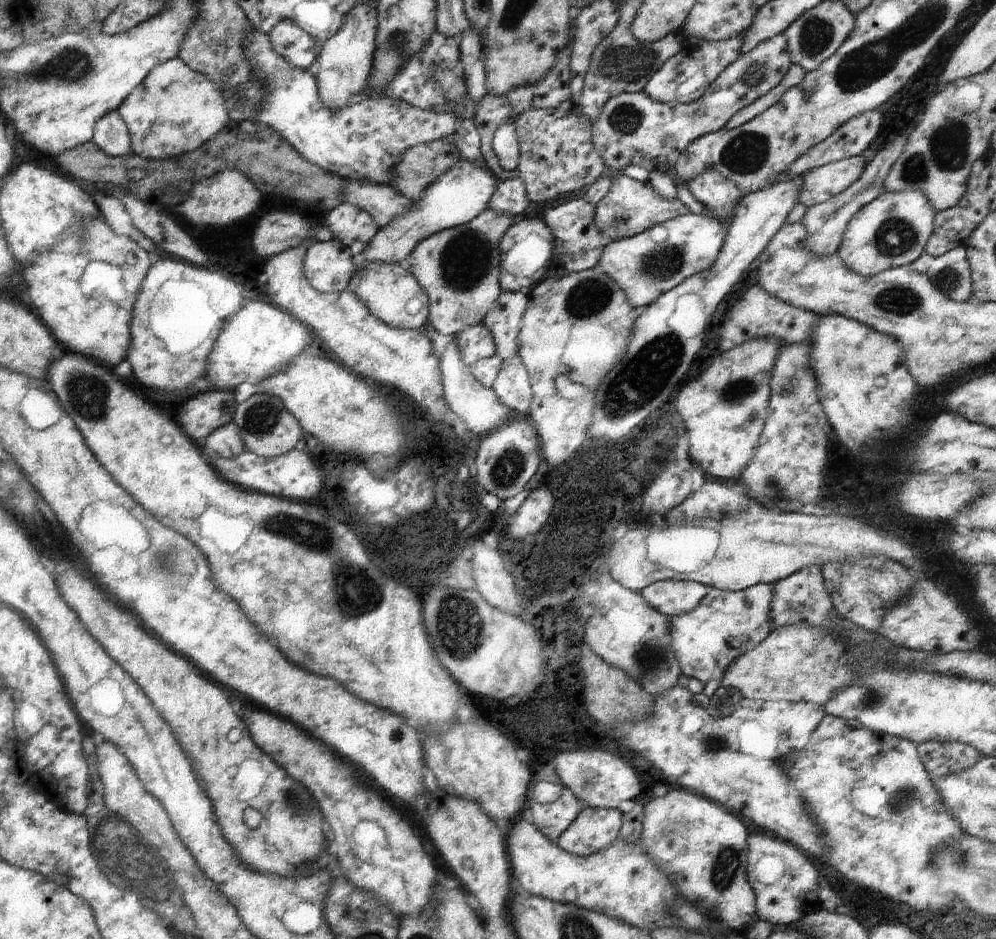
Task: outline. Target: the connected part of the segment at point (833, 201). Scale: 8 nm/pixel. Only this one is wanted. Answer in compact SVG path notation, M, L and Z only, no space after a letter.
M911 133L904 134L900 138L896 138L894 142L890 142L888 146L884 146L876 157L867 164L864 173L857 182L854 182L847 190L841 194L830 198L824 203L817 203L806 209L806 214L801 220L801 224L807 233L805 241L805 250L814 257L832 257L836 256L840 249L847 225L850 220L865 206L870 204L881 196L885 179L888 177L894 162L902 155L905 148L907 137Z

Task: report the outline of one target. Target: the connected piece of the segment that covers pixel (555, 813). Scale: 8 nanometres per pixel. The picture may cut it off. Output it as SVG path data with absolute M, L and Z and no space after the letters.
M565 785L562 796L552 804L537 804L530 798L525 803L525 808L533 810L535 828L552 843L558 841L585 806Z

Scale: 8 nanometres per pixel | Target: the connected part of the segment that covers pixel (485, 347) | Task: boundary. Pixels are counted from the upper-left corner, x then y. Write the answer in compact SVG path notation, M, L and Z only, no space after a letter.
M482 323L467 327L456 334L456 344L462 354L463 362L472 366L478 360L494 357L496 346L486 326Z

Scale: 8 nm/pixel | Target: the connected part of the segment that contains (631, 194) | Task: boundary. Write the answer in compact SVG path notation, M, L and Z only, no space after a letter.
M622 174L614 178L610 191L596 206L593 222L606 243L640 235L654 226L690 213L680 200L666 200L654 192L648 181L640 182Z

